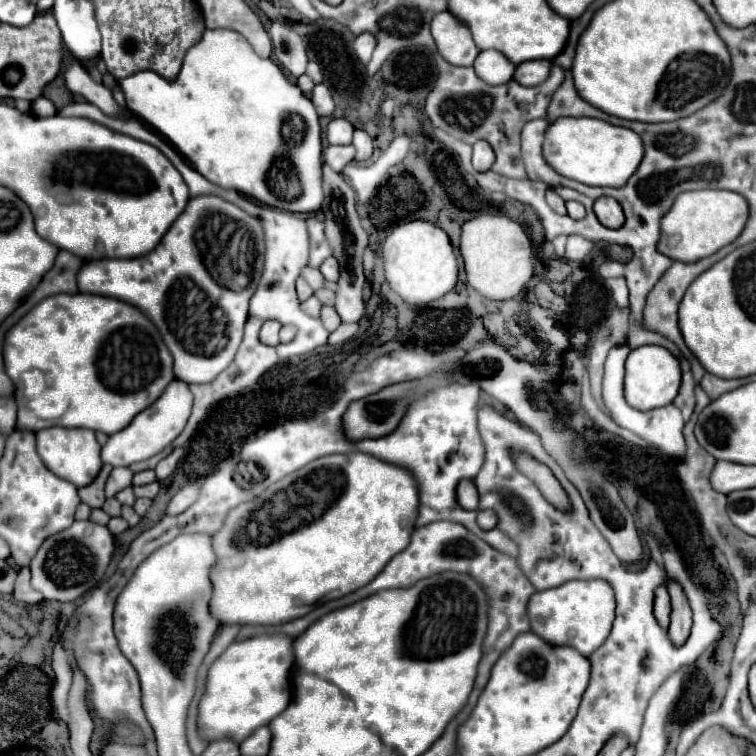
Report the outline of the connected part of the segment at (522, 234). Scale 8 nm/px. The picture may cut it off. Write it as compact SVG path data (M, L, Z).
M480 214L462 226L460 254L464 258L468 284L490 300L510 300L518 296L534 274L532 242L522 224L508 216Z

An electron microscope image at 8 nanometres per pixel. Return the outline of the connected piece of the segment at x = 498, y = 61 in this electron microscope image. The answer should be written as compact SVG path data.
M482 50L474 62L474 70L488 84L506 84L512 80L516 66L498 50Z

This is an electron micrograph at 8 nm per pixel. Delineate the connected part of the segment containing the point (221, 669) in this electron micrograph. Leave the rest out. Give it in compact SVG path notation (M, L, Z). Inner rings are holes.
M286 634L252 636L242 642L232 642L228 650L210 666L206 694L198 708L198 726L208 742L232 738L242 742L256 728L278 716L292 698L292 668L294 650L292 638Z

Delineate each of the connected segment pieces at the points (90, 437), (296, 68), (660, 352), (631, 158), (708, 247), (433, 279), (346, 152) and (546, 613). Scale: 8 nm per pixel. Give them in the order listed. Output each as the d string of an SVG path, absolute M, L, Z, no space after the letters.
M44 428L42 432L36 432L38 442L38 454L44 460L44 464L56 474L70 482L74 482L78 488L88 486L102 468L100 458L100 444L96 442L96 436L92 430L86 428Z
M274 22L270 28L270 40L274 44L274 54L278 62L292 74L302 76L306 72L308 56L306 56L306 44L302 36L286 22Z
M640 346L630 352L626 360L626 380L624 380L624 396L626 402L638 410L650 410L670 404L682 382L682 370L678 358L666 350L664 346Z
M558 118L550 132L546 132L544 144L546 160L550 166L566 176L588 186L610 186L620 188L638 170L644 158L642 138L628 128L608 124L596 118Z
M694 190L684 192L674 202L672 210L662 218L662 236L658 250L680 262L698 262L700 258L712 256L720 248L734 242L750 216L748 202L742 194L730 190Z
M412 220L396 226L382 244L384 272L390 288L408 304L428 304L448 294L458 282L458 258L448 234L426 220Z
M328 146L324 150L324 162L330 164L336 172L342 172L346 164L354 160L356 148L354 146Z
M572 580L554 590L536 592L528 602L532 632L550 644L570 644L584 656L590 656L604 644L616 618L614 590L606 580Z

